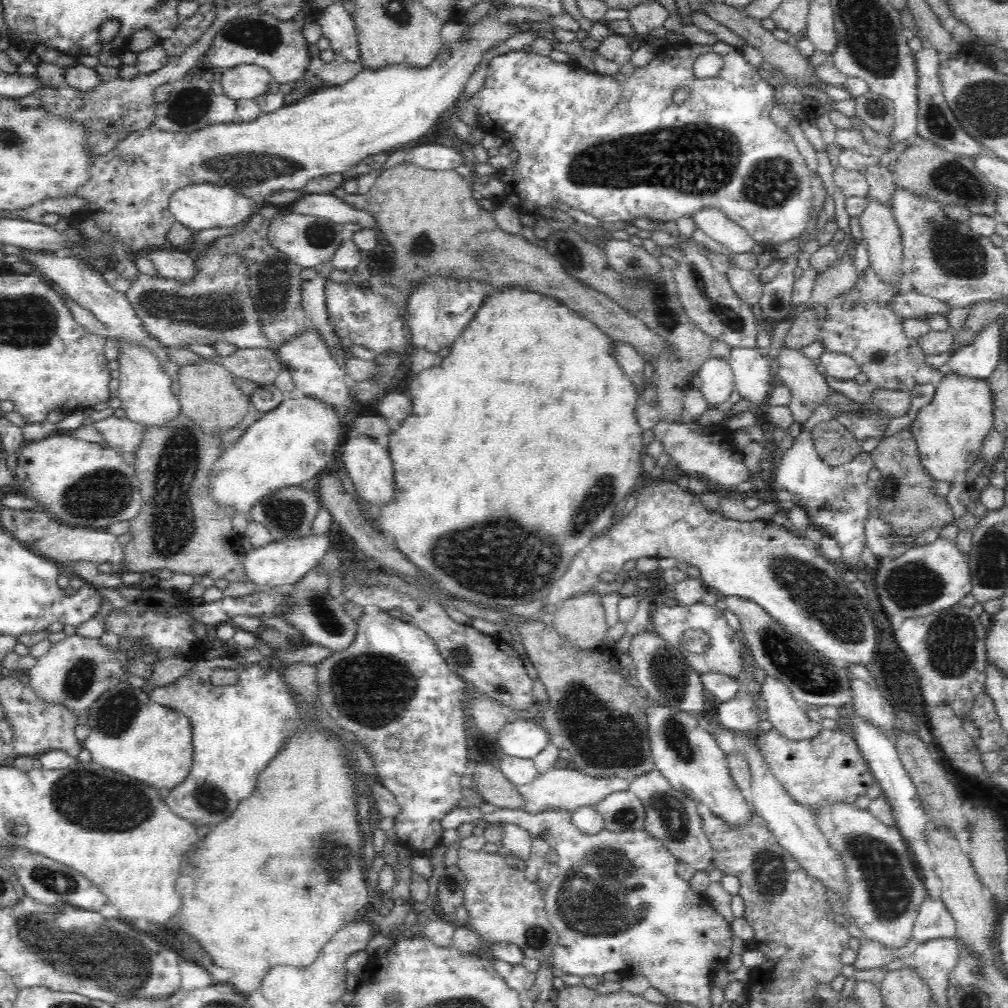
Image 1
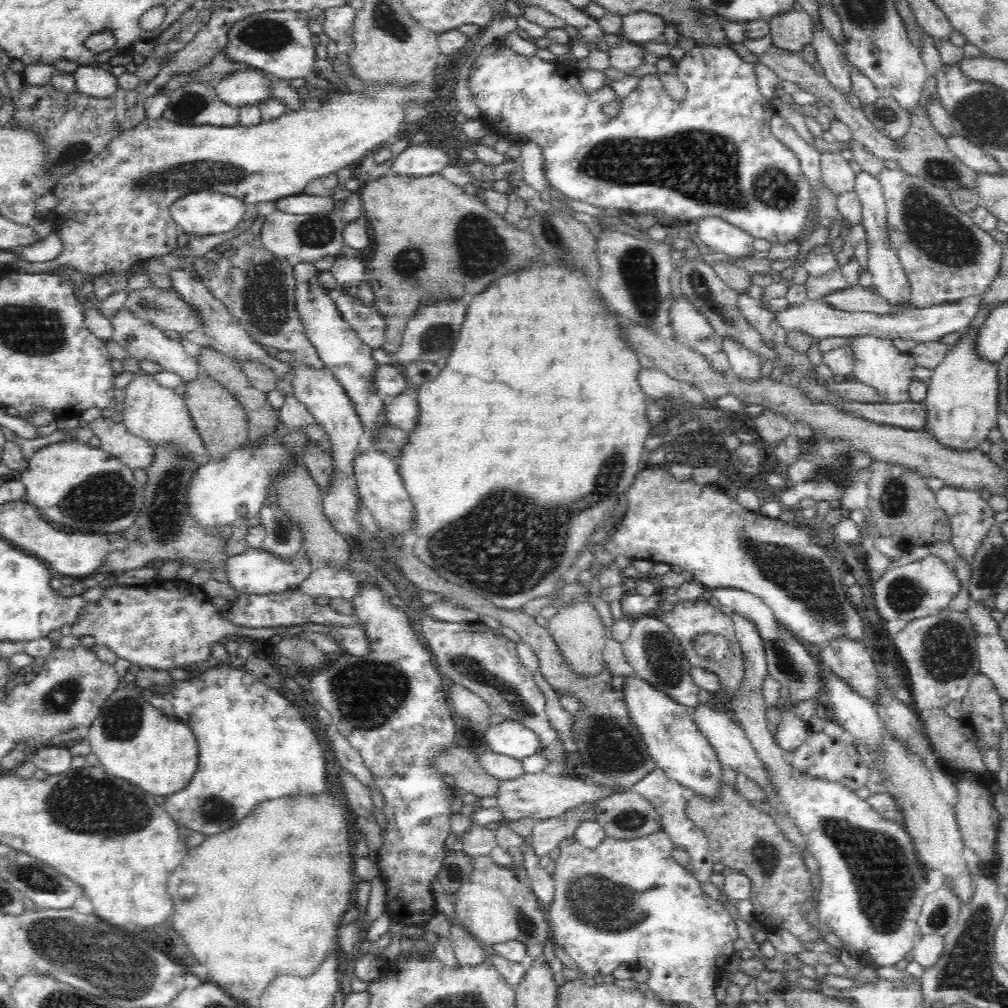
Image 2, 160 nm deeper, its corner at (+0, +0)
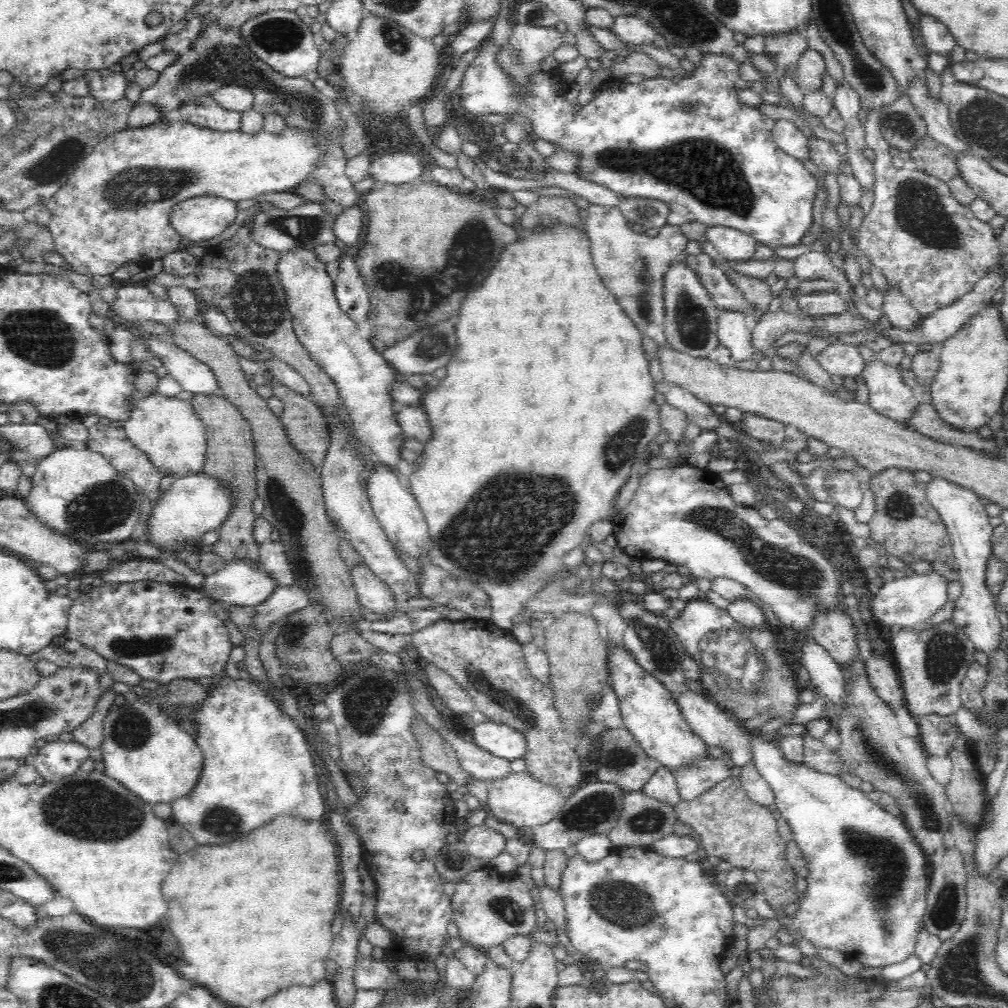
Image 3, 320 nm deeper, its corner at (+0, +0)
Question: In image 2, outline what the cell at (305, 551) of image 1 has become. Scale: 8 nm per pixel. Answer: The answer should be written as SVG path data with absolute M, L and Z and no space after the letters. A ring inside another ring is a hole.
M247 548L242 554L227 558L226 564L224 564L224 581L240 595L282 594L290 591L292 586L300 584L304 578L308 578L312 571L308 562L308 557L301 556L301 552L298 557L288 561L288 559L278 558L276 555L270 555L268 551Z

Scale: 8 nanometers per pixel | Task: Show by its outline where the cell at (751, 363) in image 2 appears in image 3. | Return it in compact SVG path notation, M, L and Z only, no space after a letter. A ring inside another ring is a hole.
M722 310L717 316L717 337L731 352L732 362L749 360L754 354L752 349L752 333L762 318L762 313L754 310L736 311Z

